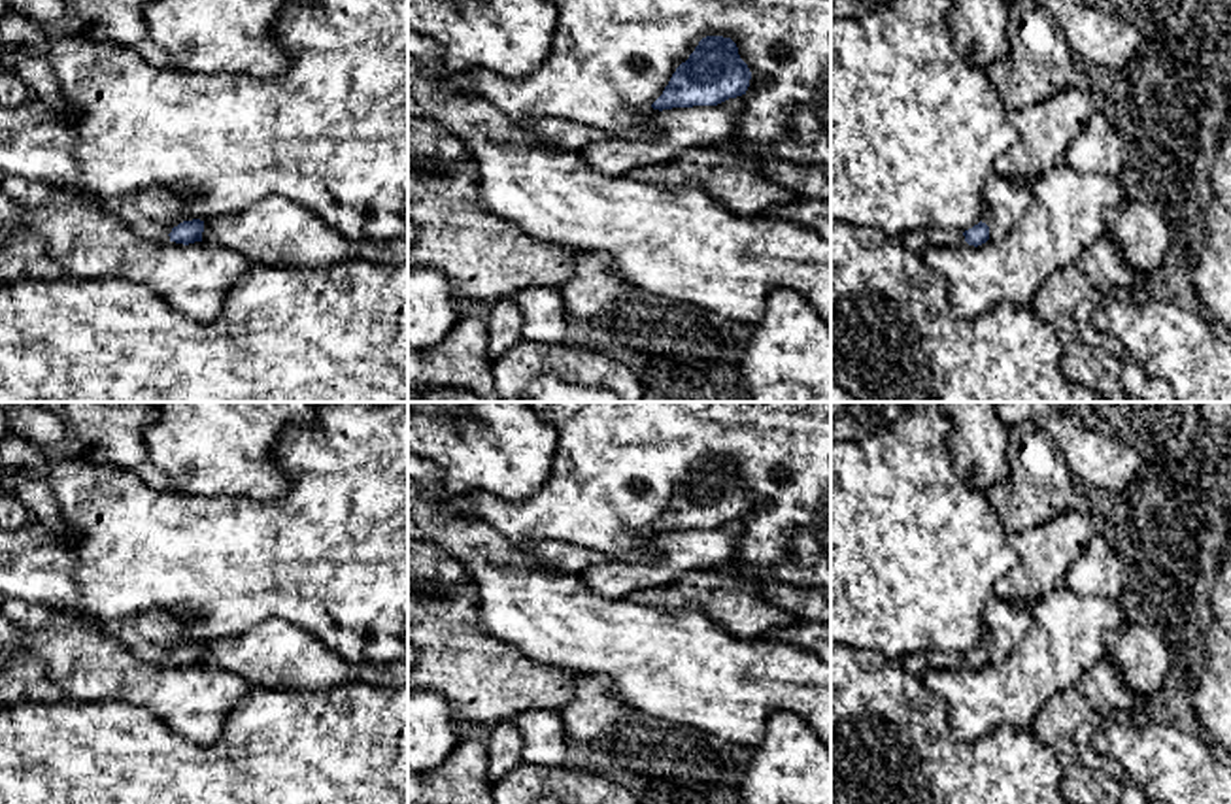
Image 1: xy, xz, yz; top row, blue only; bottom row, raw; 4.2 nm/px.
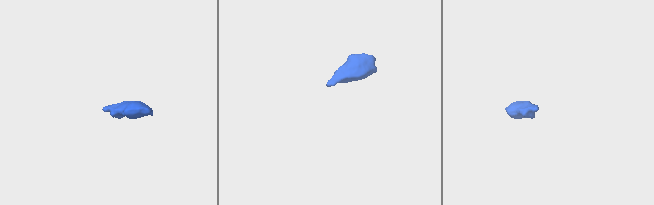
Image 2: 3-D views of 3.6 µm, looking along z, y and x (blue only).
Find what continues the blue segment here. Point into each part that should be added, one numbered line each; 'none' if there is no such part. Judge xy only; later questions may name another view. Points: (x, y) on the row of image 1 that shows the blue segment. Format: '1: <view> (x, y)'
1: xy (153, 212)

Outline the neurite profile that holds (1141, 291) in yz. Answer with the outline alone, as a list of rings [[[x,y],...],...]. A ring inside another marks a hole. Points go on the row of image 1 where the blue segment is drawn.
[[[1140,276],[1133,289],[1116,289],[1112,293],[1121,300],[1133,300],[1133,302],[1146,302],[1154,298],[1148,276]]]

